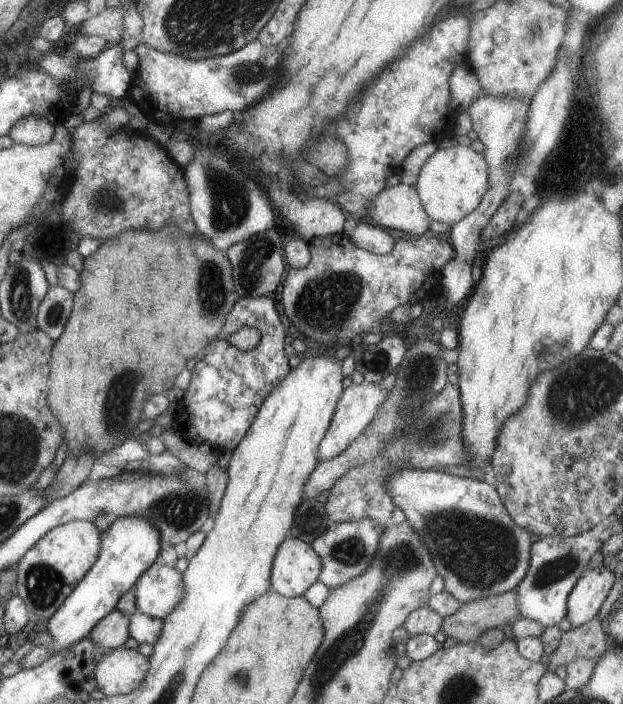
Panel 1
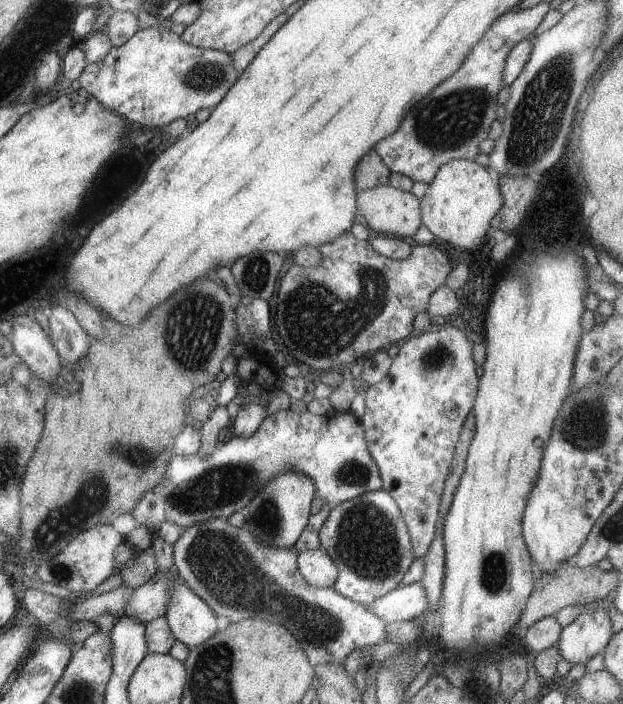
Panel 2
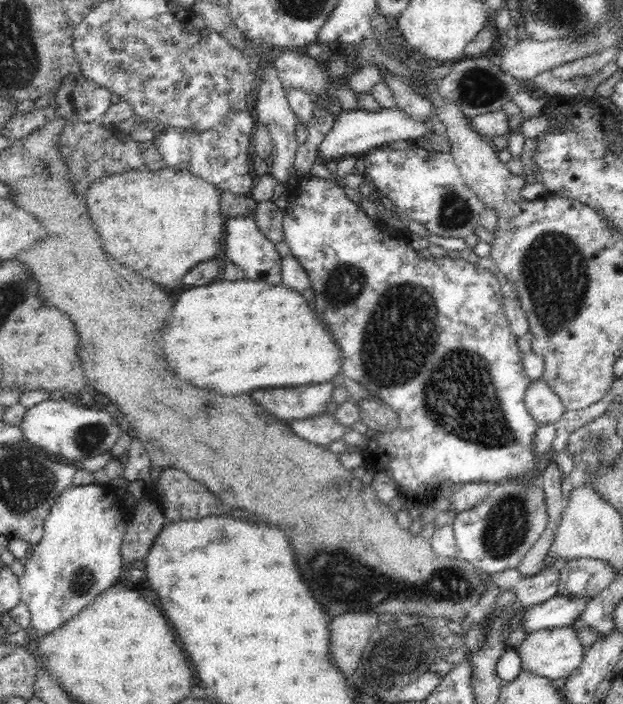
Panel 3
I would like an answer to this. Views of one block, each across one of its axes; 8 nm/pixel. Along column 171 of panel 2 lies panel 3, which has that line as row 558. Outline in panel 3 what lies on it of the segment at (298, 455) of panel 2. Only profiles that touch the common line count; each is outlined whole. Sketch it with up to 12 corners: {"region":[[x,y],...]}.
{"region":[[534,480],[493,484],[457,513],[455,557],[517,569],[547,527]]}

